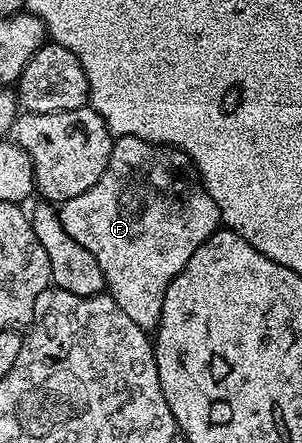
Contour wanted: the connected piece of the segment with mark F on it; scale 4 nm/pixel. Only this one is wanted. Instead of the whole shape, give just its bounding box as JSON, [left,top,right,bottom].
[59,135,222,333]

